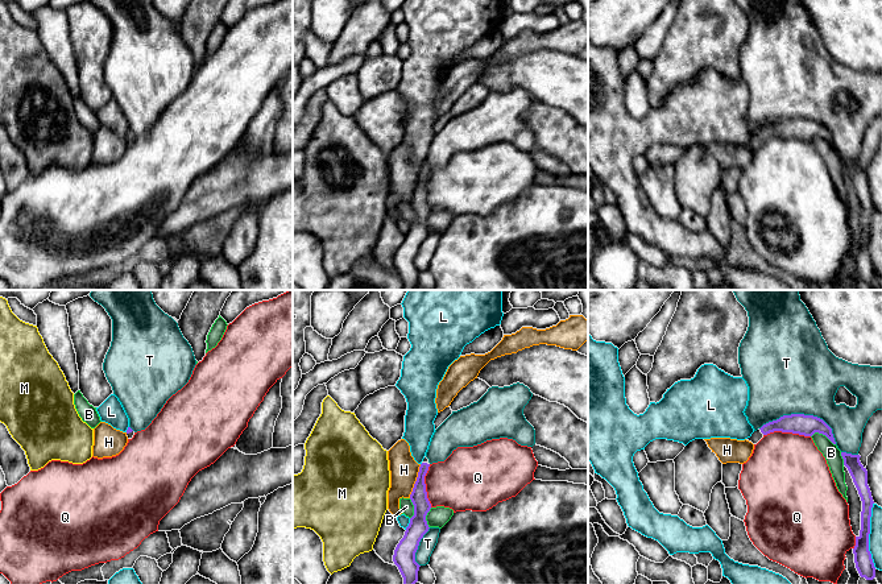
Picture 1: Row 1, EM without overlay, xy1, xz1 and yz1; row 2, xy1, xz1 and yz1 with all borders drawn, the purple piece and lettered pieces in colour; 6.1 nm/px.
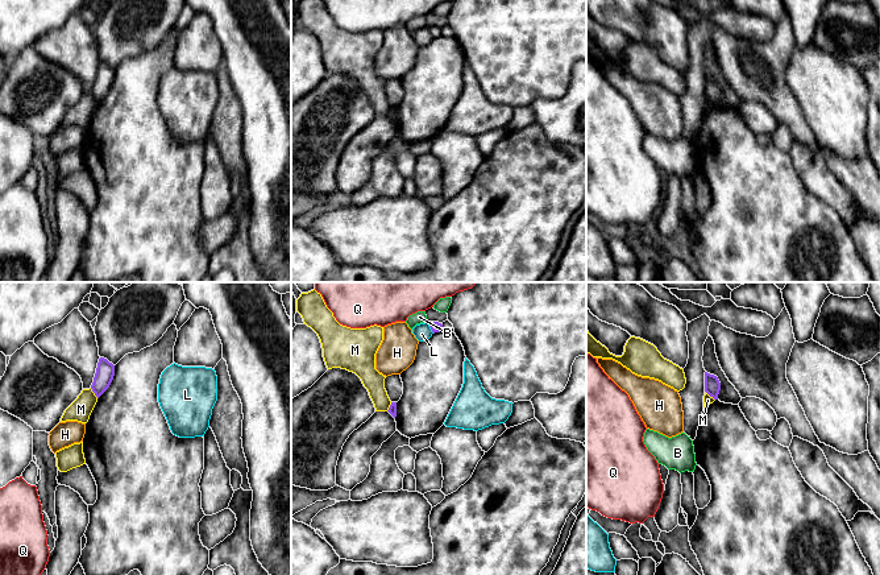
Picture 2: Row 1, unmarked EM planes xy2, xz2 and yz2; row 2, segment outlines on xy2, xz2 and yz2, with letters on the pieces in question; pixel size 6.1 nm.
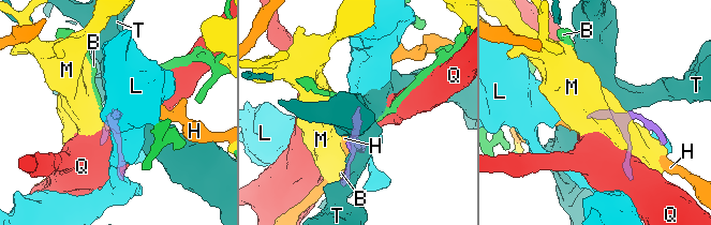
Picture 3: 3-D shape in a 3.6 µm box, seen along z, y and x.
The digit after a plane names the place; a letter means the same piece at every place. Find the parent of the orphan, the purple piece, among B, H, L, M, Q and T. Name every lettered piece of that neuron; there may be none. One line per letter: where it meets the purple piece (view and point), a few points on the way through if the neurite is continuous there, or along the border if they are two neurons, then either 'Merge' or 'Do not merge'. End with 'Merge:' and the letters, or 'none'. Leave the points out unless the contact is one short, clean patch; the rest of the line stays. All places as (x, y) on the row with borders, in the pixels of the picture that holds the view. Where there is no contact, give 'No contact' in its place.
B: Touches purple at yz1 (823, 434). Do not merge
H: Touches purple at xz1 (415, 481). Do not merge
L: Touches purple at yz1 (868, 535). Do not merge
M: Touches purple at xy2 (94, 392). Do not merge
Q: Touches purple at yz1 (787, 431). Do not merge
T: Touches purple at yz1 (803, 414). Do not merge
Merge: none

